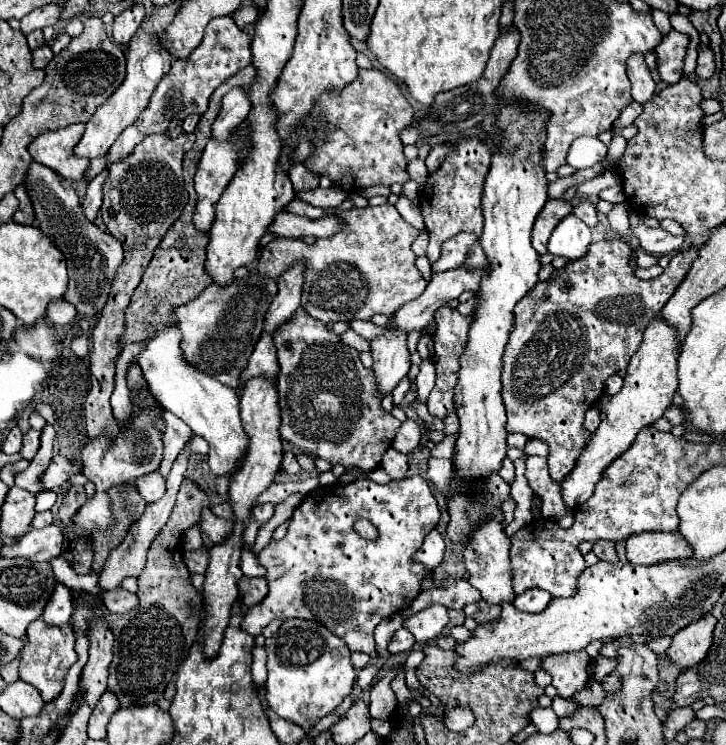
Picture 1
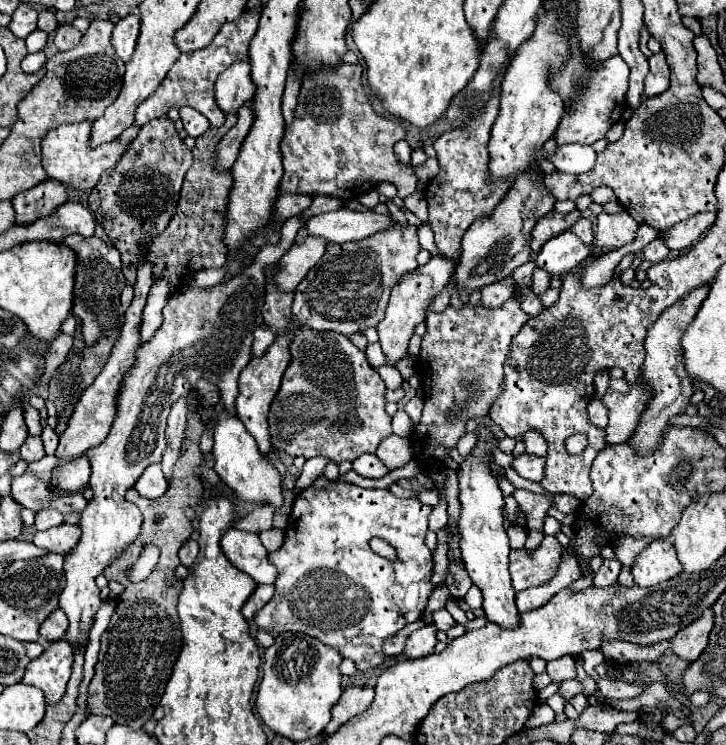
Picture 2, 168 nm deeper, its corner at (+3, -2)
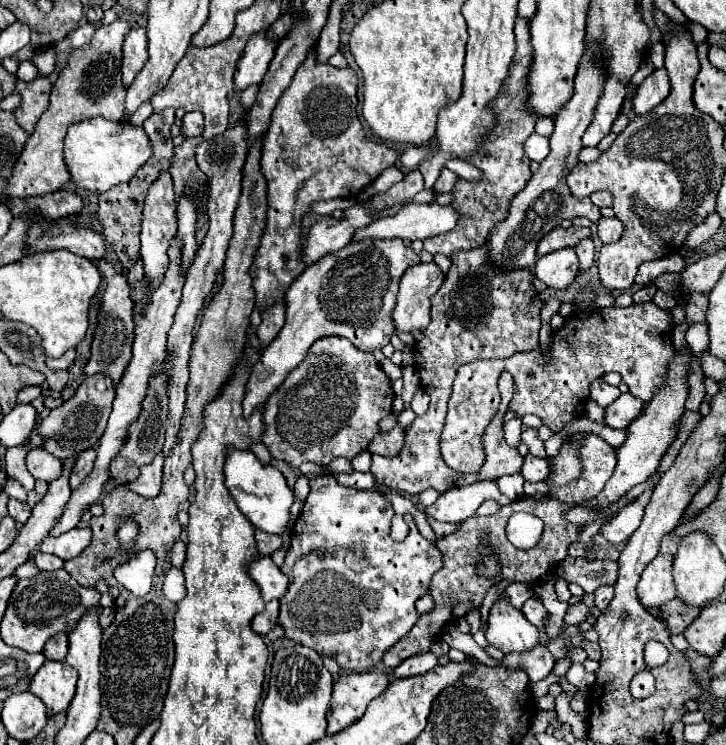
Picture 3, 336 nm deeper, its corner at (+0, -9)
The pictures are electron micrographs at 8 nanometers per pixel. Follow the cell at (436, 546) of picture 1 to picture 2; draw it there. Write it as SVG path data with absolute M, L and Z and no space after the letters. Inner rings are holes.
M440 499L438 505L432 507L430 511L430 519L428 519L428 529L430 531L440 531L448 521L448 503L444 499Z

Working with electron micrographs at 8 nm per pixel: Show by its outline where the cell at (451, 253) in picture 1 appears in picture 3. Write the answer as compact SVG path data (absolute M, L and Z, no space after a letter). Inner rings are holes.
M435 262L409 268L399 286L397 306L393 310L395 330L419 332L431 322L431 298L439 292L445 276Z

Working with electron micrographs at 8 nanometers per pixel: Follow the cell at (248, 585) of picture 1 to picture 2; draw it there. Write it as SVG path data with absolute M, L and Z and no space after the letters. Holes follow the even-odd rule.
M258 585L256 591L252 593L252 597L246 601L246 605L242 609L242 615L248 621L252 621L254 615L272 599L272 595L274 595L274 585Z

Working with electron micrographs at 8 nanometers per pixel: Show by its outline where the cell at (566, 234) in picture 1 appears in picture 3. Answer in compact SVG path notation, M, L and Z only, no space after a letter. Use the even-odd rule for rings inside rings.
M561 248L545 254L535 264L535 276L553 290L563 290L579 274L579 258L573 248Z

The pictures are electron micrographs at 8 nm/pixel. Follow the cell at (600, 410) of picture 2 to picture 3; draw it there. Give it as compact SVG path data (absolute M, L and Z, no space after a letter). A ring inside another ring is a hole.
M630 392L622 393L613 404L605 408L605 424L625 430L629 422L643 410L643 402Z

